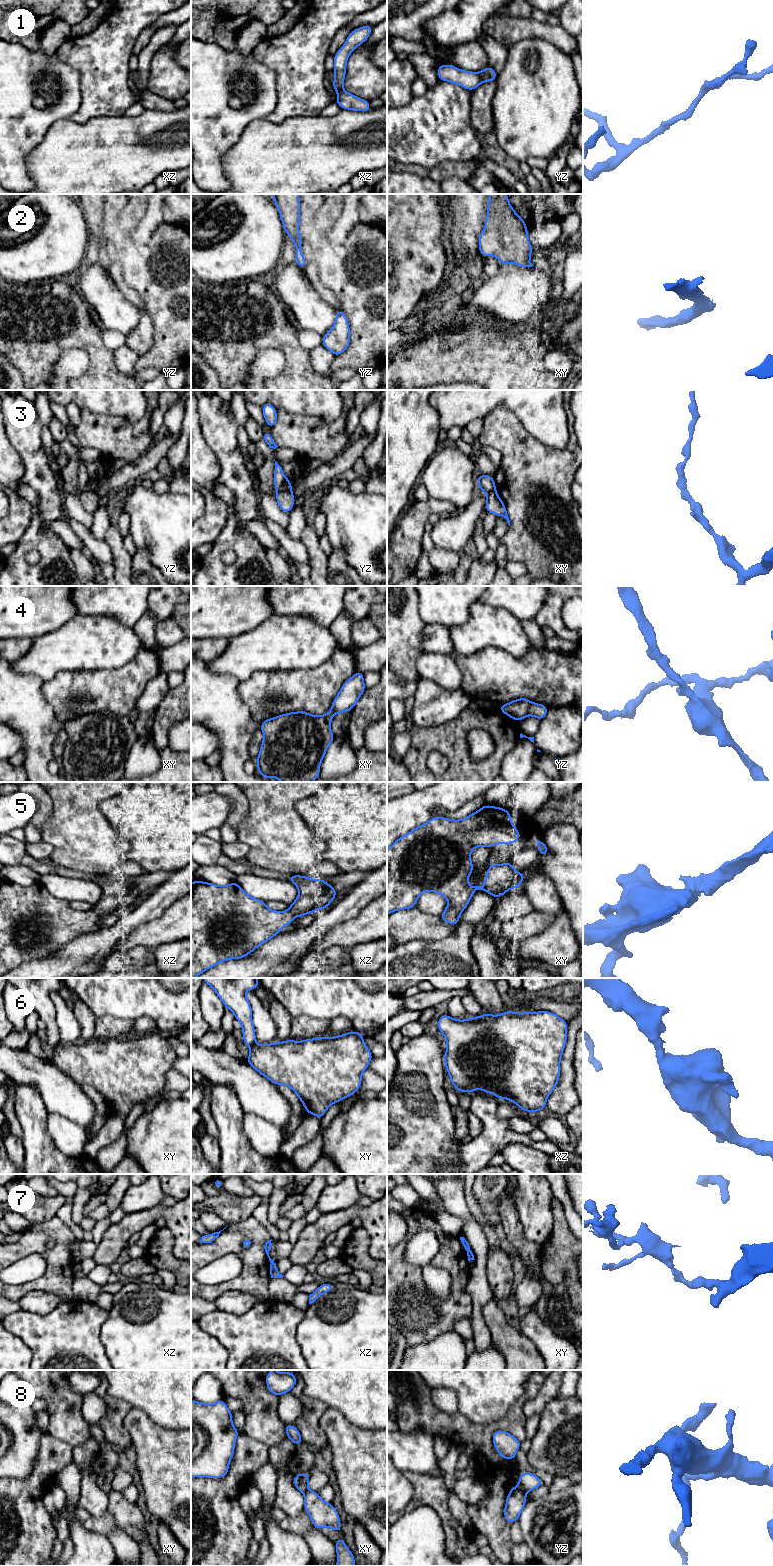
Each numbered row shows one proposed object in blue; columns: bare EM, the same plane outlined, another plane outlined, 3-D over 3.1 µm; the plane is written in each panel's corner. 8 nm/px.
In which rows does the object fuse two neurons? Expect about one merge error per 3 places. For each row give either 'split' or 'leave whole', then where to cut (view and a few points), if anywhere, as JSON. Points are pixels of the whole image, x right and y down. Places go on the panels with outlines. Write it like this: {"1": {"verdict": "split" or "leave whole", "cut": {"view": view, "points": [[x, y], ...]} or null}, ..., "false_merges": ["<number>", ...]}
{"1": {"verdict": "split", "cut": {"view": "yz", "points": [[479, 73], [483, 80]]}}, "2": {"verdict": "leave whole", "cut": null}, "3": {"verdict": "split", "cut": {"view": "yz", "points": [[290, 490], [278, 492]]}}, "4": {"verdict": "split", "cut": {"view": "yz", "points": [[533, 703], [526, 713]]}}, "5": {"verdict": "leave whole", "cut": null}, "6": {"verdict": "leave whole", "cut": null}, "7": {"verdict": "split", "cut": {"view": "xz", "points": [[271, 1262], [273, 1263]]}}, "8": {"verdict": "split", "cut": {"view": "yz", "points": [[516, 1487], [525, 1493]]}}, "false_merges": ["1", "3", "4", "7", "8"]}

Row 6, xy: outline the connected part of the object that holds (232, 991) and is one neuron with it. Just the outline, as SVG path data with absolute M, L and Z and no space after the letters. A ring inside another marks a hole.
M203 978L222 1000L226 1009L232 1011L242 1025L244 1043L250 1048L247 1063L275 1085L290 1087L303 1103L306 1114L314 1114L321 1121L327 1109L356 1093L362 1082L362 1073L373 1058L363 1040L363 1034L355 1030L336 1037L318 1037L303 1041L288 1039L257 1045L252 1023L252 1008L246 998L248 989L256 989L258 978Z

